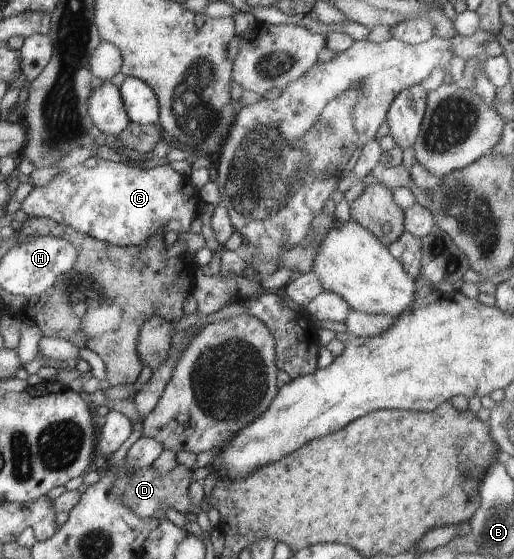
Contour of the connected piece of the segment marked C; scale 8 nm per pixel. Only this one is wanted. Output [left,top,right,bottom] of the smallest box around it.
[20,156,202,247]

